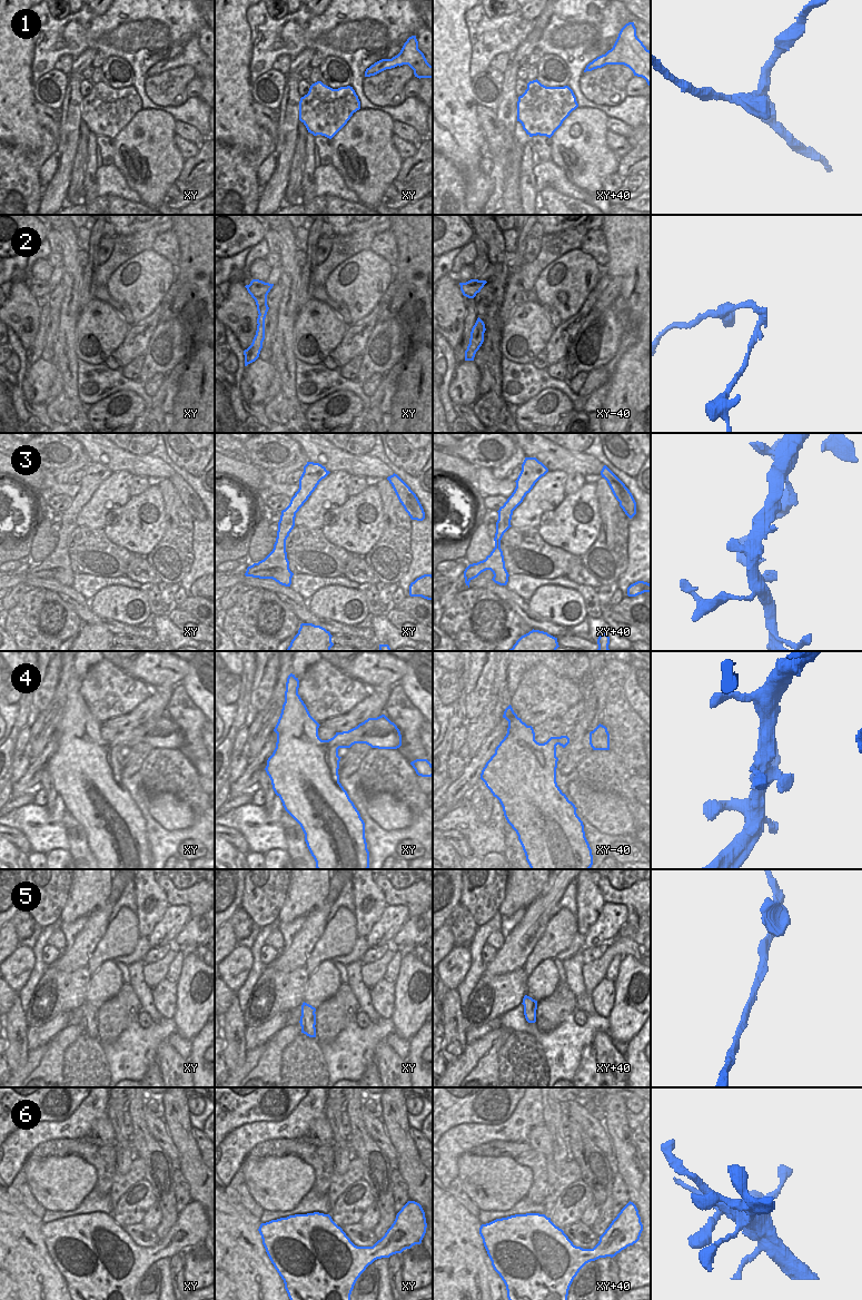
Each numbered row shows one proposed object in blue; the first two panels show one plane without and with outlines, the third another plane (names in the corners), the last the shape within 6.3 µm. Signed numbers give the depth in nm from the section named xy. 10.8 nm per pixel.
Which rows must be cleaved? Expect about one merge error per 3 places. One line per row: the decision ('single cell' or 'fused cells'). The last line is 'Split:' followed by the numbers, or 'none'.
1: fused cells
2: fused cells
3: single cell
4: single cell
5: single cell
6: single cell
Split: 1, 2

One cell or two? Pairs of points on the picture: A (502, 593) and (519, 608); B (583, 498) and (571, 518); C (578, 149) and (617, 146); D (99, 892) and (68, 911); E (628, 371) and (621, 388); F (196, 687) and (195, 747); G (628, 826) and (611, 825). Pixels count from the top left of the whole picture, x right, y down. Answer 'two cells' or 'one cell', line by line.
A: one cell
B: one cell
C: two cells
D: one cell
E: one cell
F: two cells
G: one cell

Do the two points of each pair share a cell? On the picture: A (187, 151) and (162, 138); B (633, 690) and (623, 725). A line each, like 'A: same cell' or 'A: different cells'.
A: different cells
B: different cells

